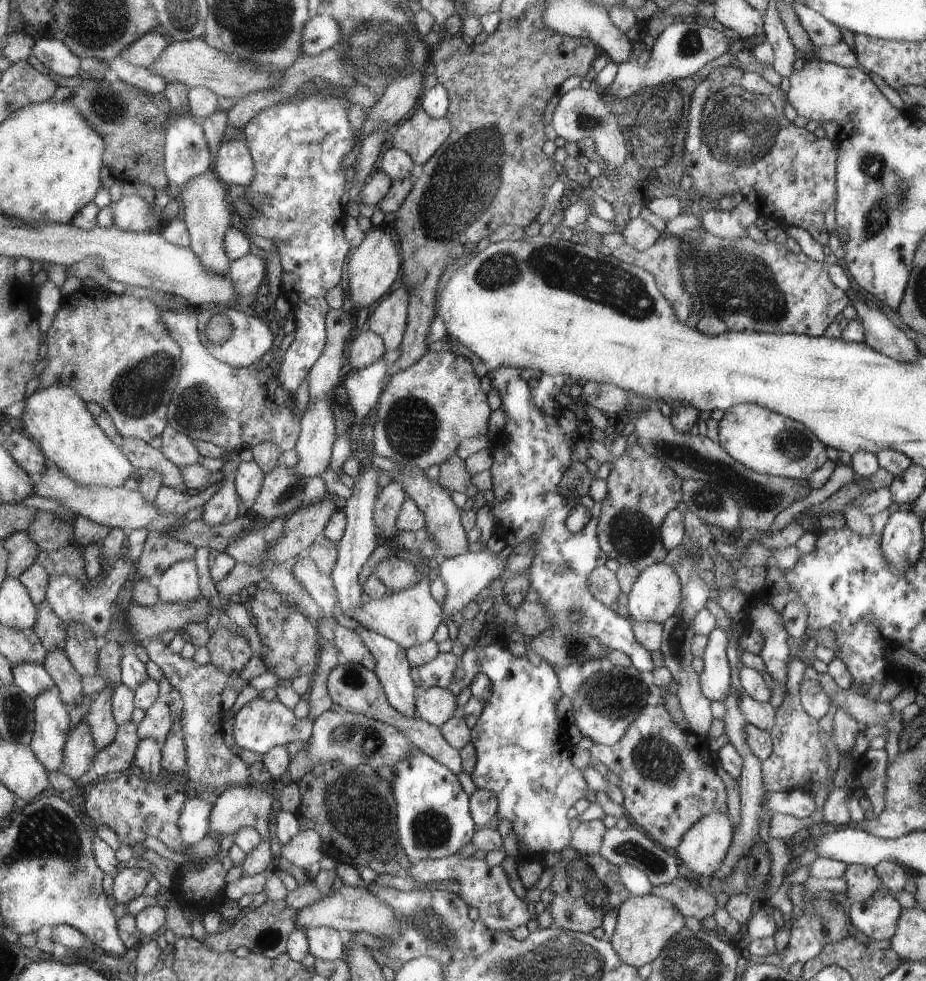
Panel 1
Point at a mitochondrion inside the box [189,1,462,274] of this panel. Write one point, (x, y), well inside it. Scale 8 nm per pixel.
(379, 35)

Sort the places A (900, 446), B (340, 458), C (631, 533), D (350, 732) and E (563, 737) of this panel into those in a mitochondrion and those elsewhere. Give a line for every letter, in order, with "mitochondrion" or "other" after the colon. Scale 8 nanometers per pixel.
A: other
B: other
C: mitochondrion
D: other
E: other

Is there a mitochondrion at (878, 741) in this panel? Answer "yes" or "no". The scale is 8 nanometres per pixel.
no

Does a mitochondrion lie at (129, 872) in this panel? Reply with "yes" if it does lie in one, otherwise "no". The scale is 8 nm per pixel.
no

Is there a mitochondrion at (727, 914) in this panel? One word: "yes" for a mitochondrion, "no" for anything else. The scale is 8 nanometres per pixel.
no

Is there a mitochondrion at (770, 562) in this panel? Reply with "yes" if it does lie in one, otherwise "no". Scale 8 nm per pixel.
no

